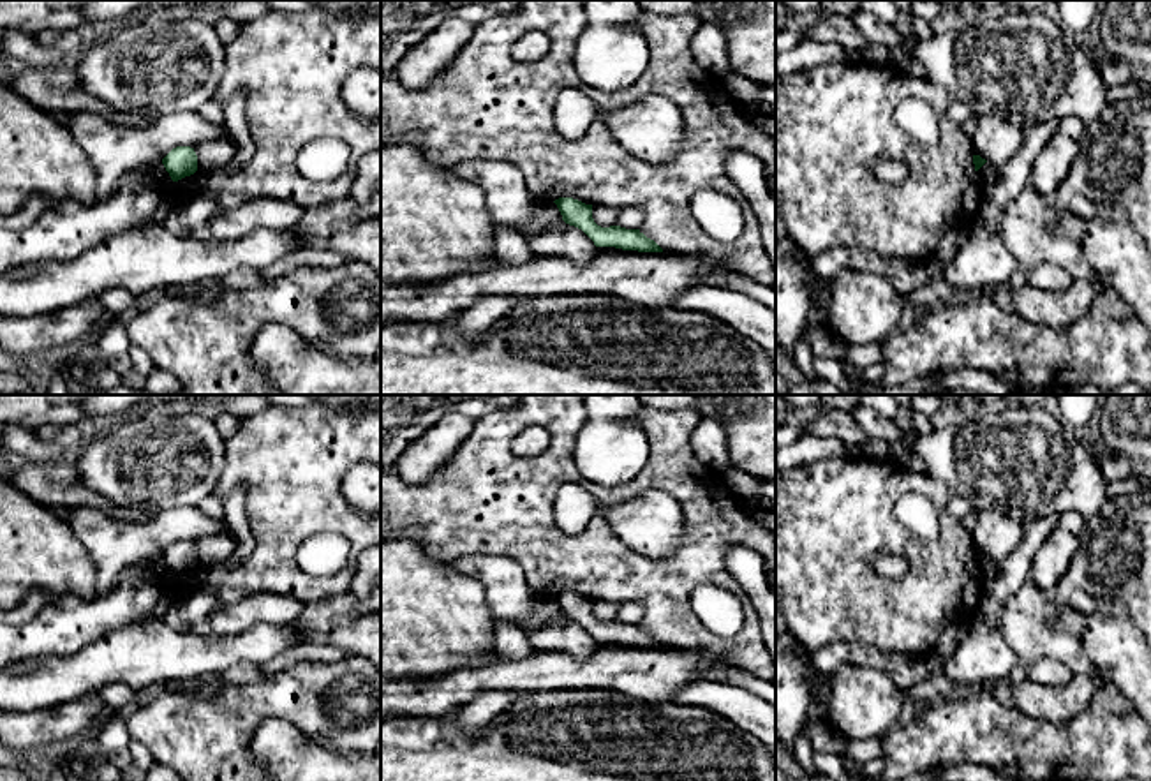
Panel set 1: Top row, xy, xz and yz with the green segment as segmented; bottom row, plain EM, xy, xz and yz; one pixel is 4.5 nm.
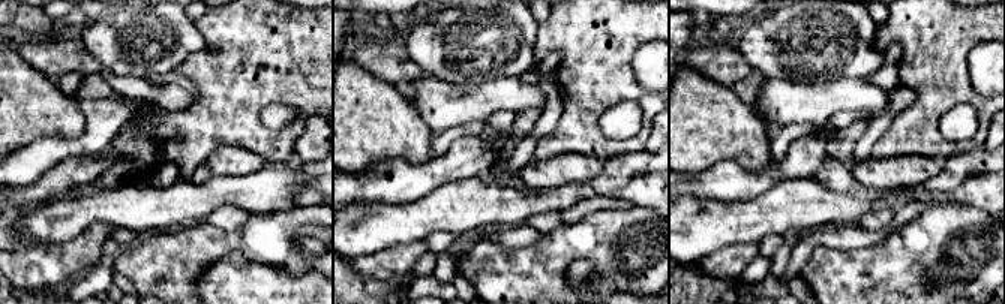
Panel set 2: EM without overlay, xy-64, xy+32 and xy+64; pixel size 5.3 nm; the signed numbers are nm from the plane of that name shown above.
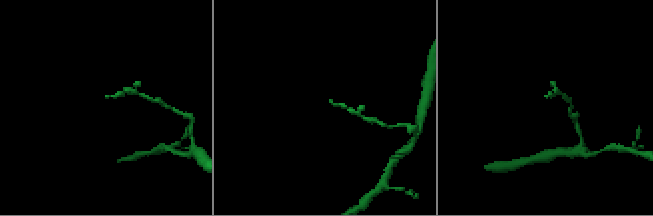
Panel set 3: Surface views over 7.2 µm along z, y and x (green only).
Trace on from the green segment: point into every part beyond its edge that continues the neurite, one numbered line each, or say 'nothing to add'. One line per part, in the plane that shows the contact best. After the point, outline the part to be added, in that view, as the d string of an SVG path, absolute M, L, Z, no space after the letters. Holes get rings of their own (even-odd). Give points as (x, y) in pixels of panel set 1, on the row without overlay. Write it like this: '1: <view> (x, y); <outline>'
nothing to add

